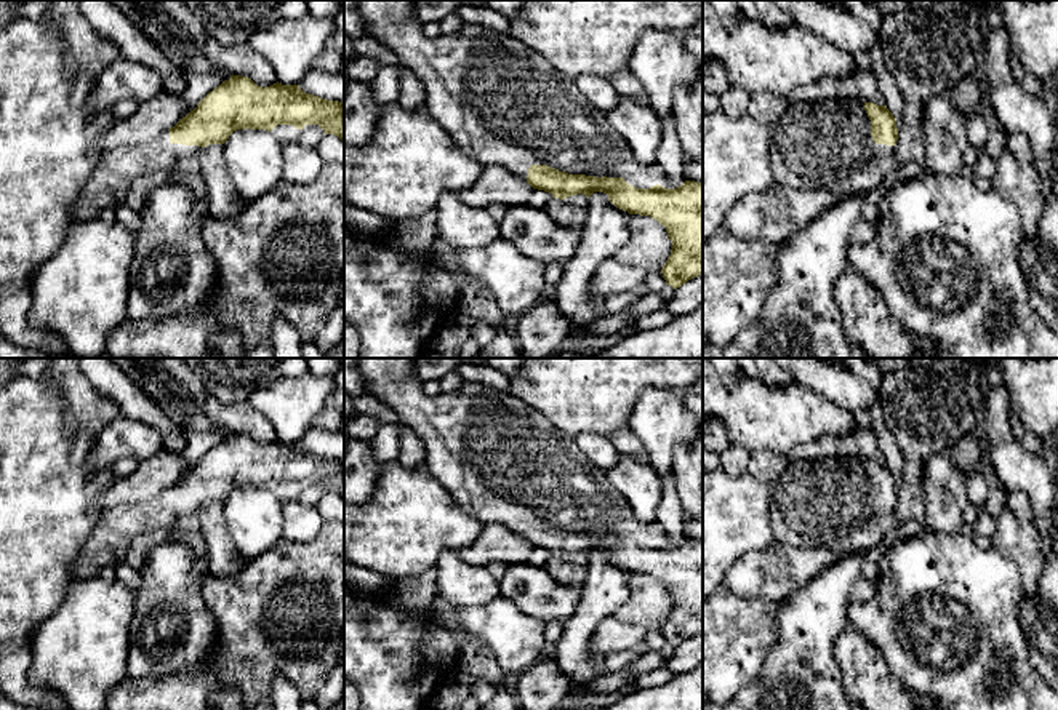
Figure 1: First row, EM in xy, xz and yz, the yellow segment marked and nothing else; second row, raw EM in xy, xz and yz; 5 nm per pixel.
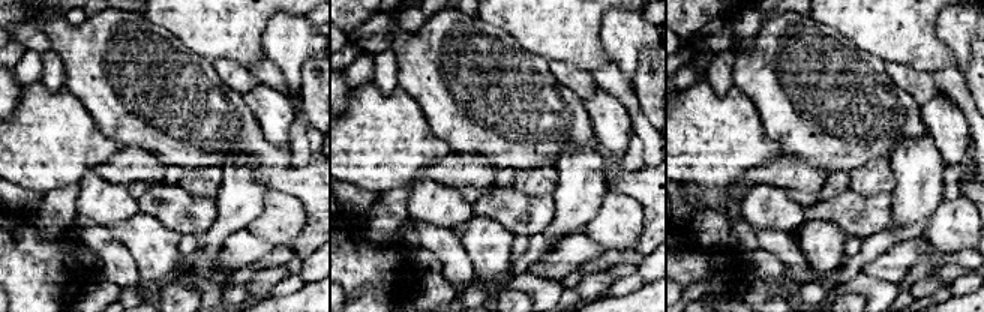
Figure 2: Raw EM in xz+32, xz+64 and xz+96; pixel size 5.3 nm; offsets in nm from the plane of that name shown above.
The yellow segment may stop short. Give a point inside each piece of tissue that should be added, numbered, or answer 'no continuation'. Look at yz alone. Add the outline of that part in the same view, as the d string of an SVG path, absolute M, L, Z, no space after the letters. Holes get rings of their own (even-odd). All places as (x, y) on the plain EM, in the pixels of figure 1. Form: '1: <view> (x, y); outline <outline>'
1: yz (828, 504); outline M858 457L794 461L767 485L778 544L866 552L900 525L895 504L872 499L871 478Z

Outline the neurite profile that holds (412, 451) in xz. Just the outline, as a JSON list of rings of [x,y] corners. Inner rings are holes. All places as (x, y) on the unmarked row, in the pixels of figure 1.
[[[407,425],[399,430],[399,453],[397,462],[405,469],[421,465],[426,459],[424,441]]]

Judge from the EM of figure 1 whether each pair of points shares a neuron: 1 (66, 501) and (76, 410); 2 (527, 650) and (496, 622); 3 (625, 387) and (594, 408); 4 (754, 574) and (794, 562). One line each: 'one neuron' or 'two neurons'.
1: one neuron
2: one neuron
3: one neuron
4: one neuron

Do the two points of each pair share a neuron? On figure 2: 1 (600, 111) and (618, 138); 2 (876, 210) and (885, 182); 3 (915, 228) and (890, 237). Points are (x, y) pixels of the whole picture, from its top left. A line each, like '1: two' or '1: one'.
1: one
2: two
3: one

